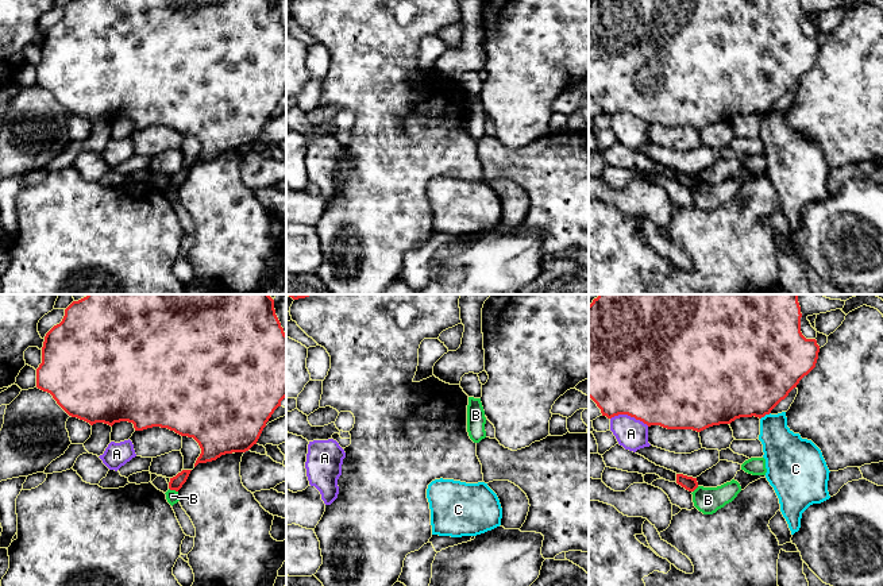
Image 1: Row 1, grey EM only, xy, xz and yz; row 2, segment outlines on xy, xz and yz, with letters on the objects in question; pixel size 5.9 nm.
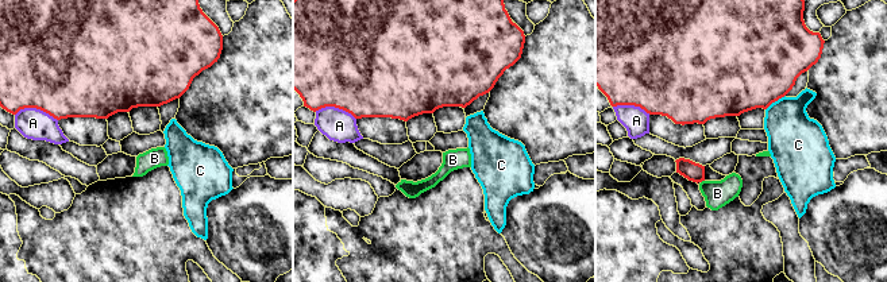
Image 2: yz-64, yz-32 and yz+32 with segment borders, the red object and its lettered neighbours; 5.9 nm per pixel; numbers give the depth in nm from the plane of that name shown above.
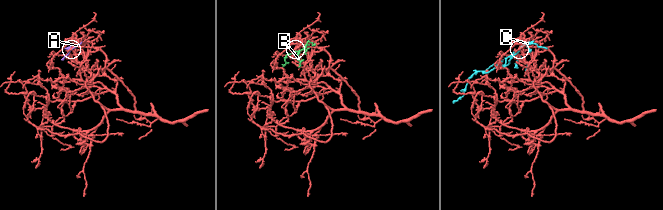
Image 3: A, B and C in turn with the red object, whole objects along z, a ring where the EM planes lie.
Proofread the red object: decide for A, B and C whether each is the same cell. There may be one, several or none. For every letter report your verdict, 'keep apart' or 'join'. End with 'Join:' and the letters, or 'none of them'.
A: keep apart
B: keep apart
C: keep apart
Join: none of them

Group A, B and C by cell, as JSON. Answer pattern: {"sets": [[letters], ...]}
{"sets": [["A"], ["B"], ["C"]]}

